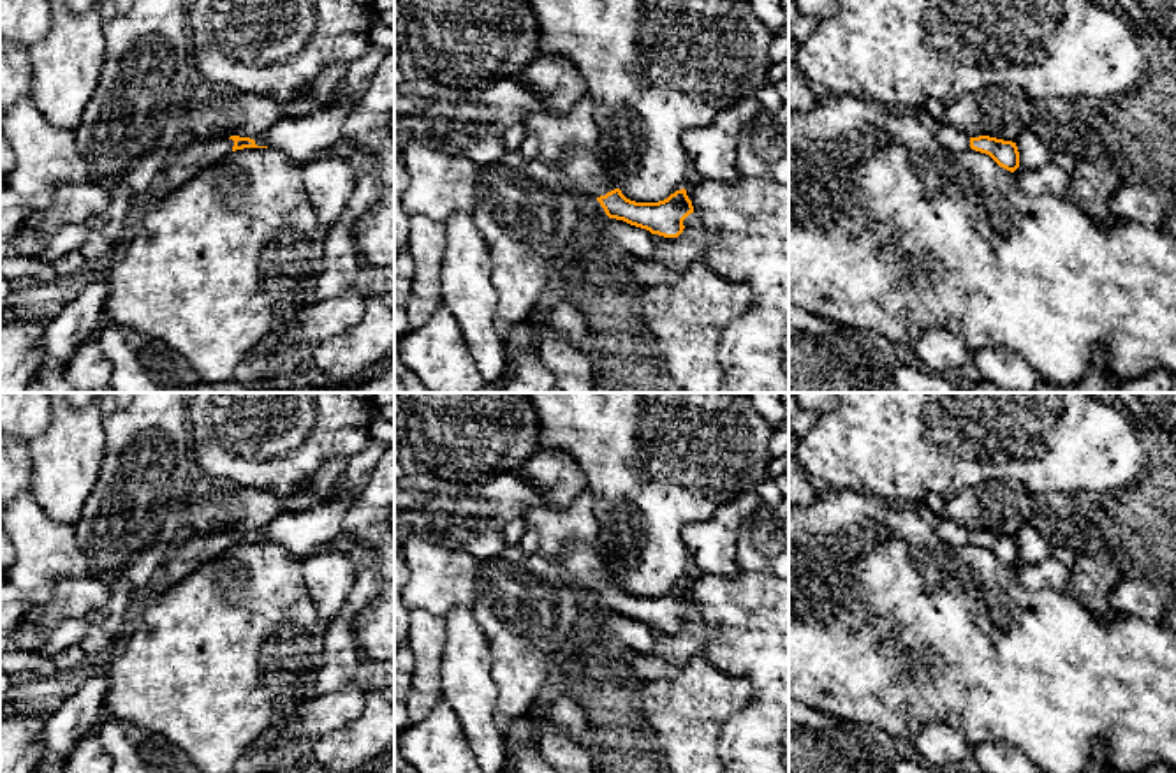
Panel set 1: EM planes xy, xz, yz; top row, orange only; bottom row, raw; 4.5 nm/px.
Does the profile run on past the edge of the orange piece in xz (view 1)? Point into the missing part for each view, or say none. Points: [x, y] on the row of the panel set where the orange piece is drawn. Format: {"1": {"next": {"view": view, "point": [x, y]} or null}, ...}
{"1": {"next": {"view": "xz", "point": [587, 173]}}}

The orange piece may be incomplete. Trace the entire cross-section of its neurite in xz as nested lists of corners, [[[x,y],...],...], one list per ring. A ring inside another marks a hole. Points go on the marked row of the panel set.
[[[570,146],[555,166],[577,194],[597,199],[609,218],[623,220],[651,234],[678,238],[685,229],[683,220],[694,213],[685,188],[658,202],[627,199],[616,180],[606,171],[602,160],[584,148]]]

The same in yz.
[[[989,136],[970,137],[970,148],[989,155],[1000,167],[1014,173],[1019,167],[1019,151],[1016,143]]]

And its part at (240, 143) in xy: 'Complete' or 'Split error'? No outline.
Split error

